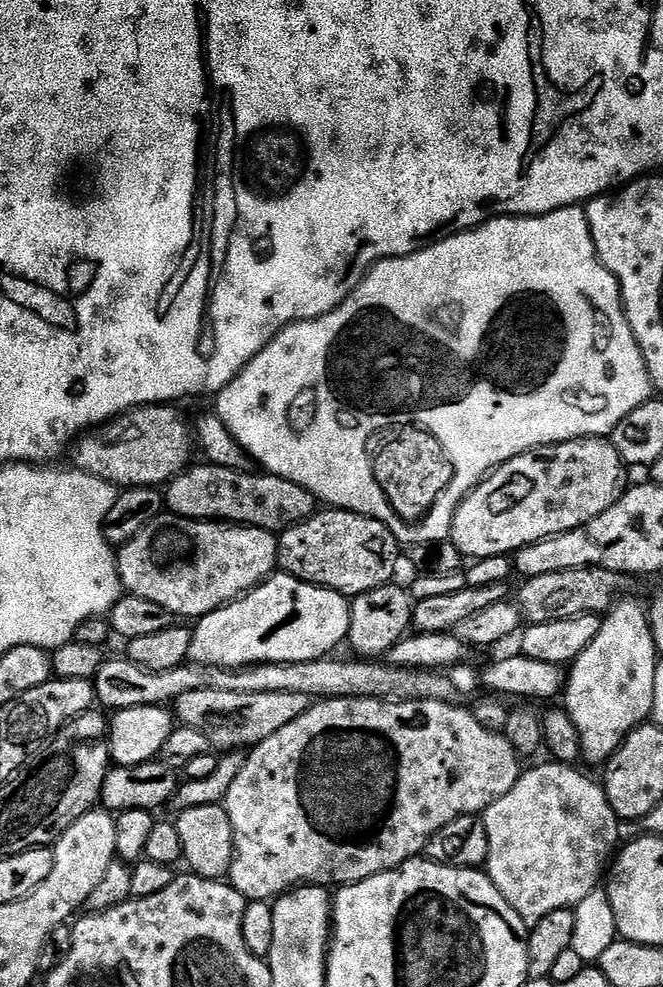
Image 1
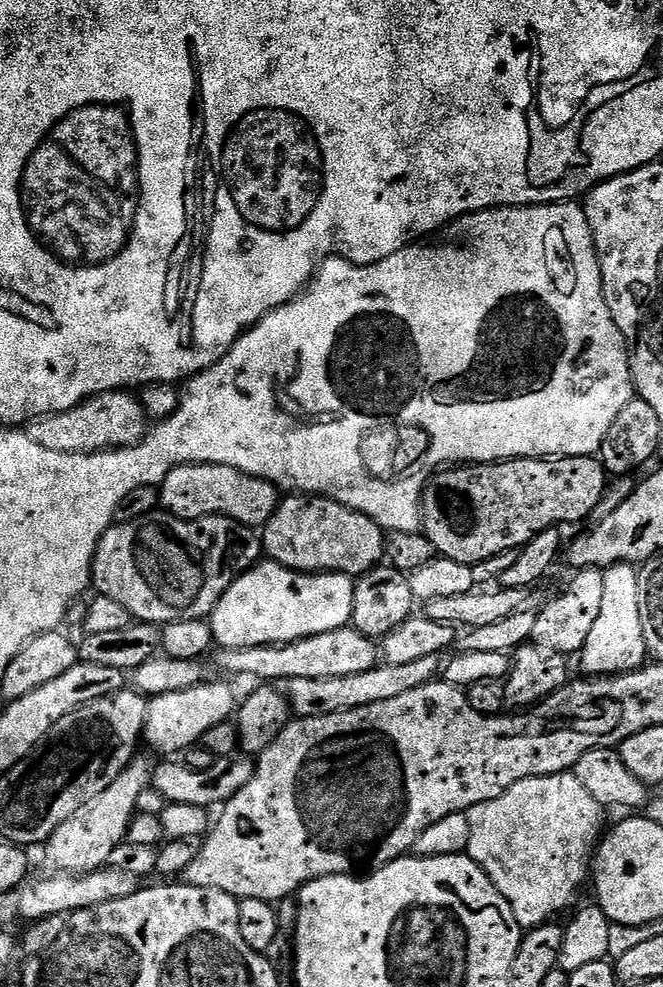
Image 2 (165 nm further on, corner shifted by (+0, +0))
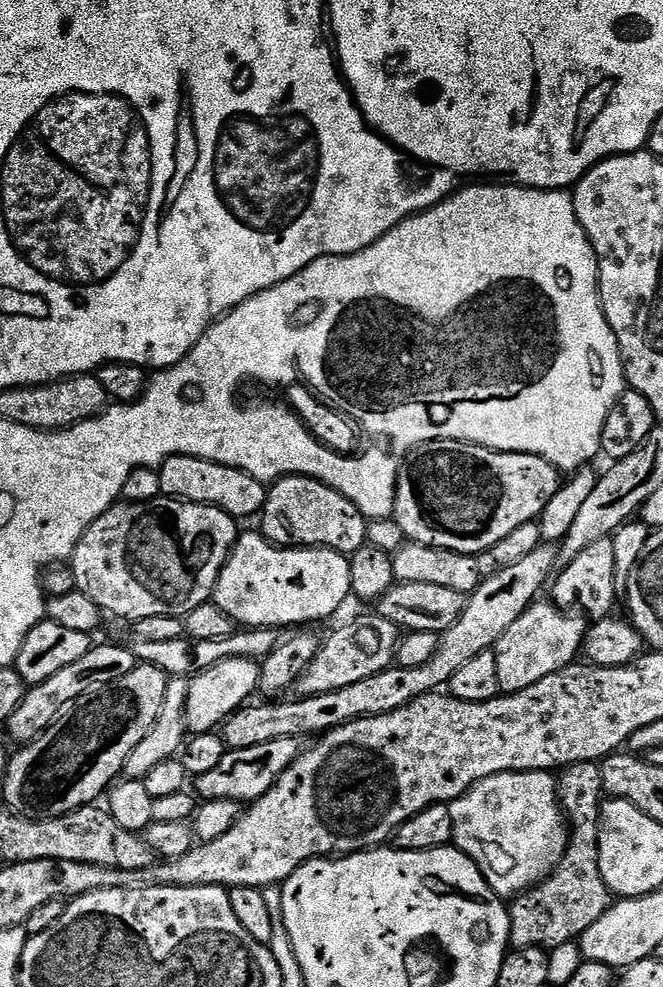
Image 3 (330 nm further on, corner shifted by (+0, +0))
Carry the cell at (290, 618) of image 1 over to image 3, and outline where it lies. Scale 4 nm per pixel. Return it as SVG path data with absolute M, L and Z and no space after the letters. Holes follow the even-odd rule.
M253 530L239 537L235 548L232 549L228 560L224 564L224 569L220 571L220 577L216 583L216 591L214 593L214 602L218 606L222 606L226 610L226 614L230 614L230 618L235 620L237 625L249 628L274 628L277 630L285 630L291 624L300 624L296 626L312 626L315 620L324 620L327 616L332 616L344 604L344 599L349 599L352 587L350 586L350 560L341 552L335 552L329 548L278 548L275 544L271 544L264 539L259 531Z

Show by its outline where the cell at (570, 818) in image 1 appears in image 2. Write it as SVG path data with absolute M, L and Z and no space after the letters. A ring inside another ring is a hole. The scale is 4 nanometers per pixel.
M575 771L526 778L510 786L506 794L469 808L467 813L470 818L467 855L492 879L502 898L510 902L510 910L514 910L514 918L518 918L524 930L549 923L575 898L584 879L587 876L589 879L596 850L605 831L606 809L590 795L590 790L586 790L582 782L578 782Z

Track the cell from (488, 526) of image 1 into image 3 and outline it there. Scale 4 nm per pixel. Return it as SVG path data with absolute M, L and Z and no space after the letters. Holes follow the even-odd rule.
M433 440L407 461L404 471L396 480L394 518L413 544L425 544L477 557L490 550L494 542L502 542L506 534L518 530L518 526L539 521L542 510L554 498L554 494L558 494L561 485L561 473L538 456L498 452L494 448L483 448L461 440Z

